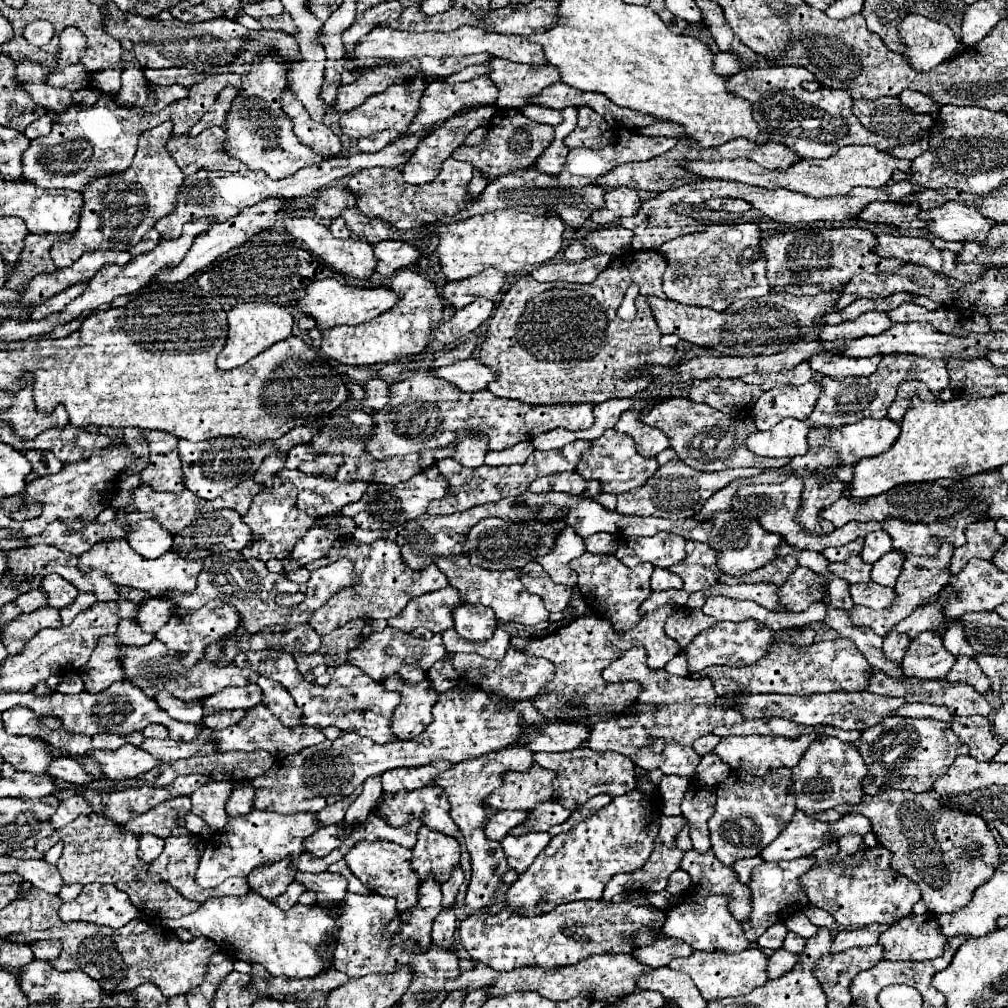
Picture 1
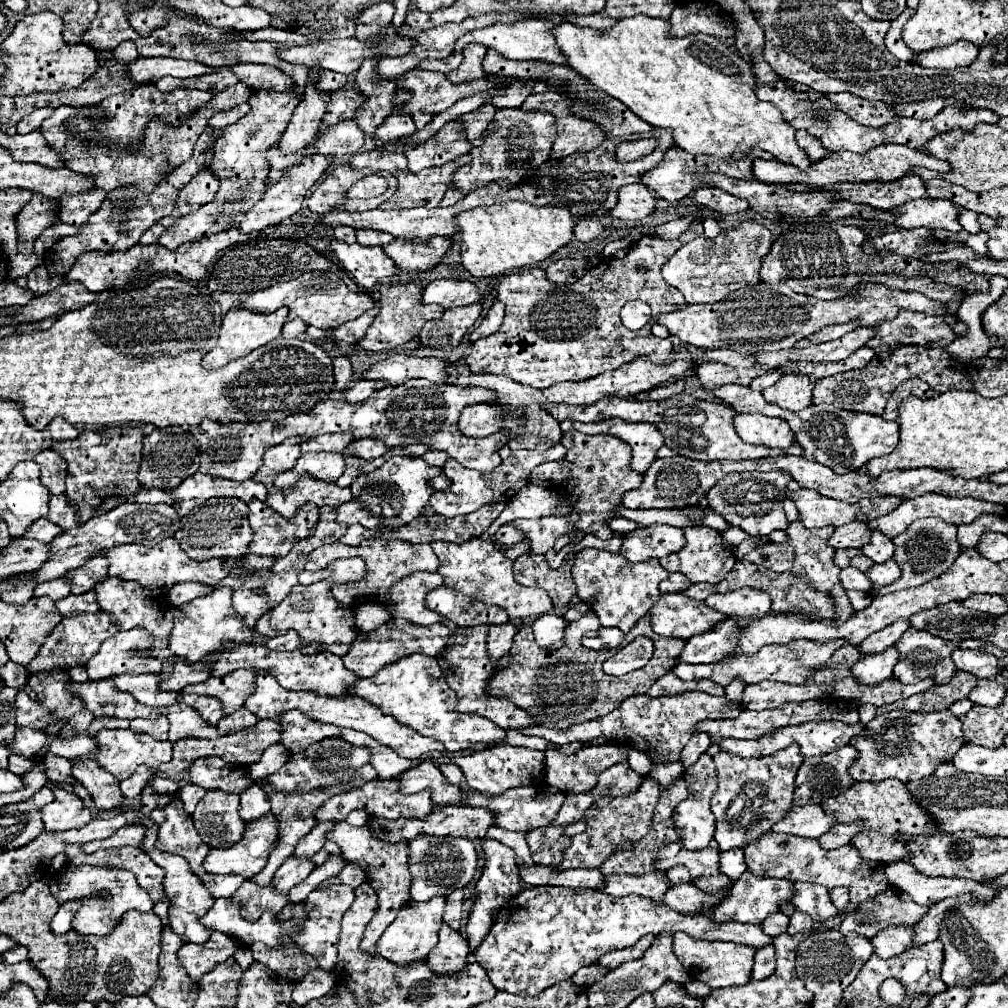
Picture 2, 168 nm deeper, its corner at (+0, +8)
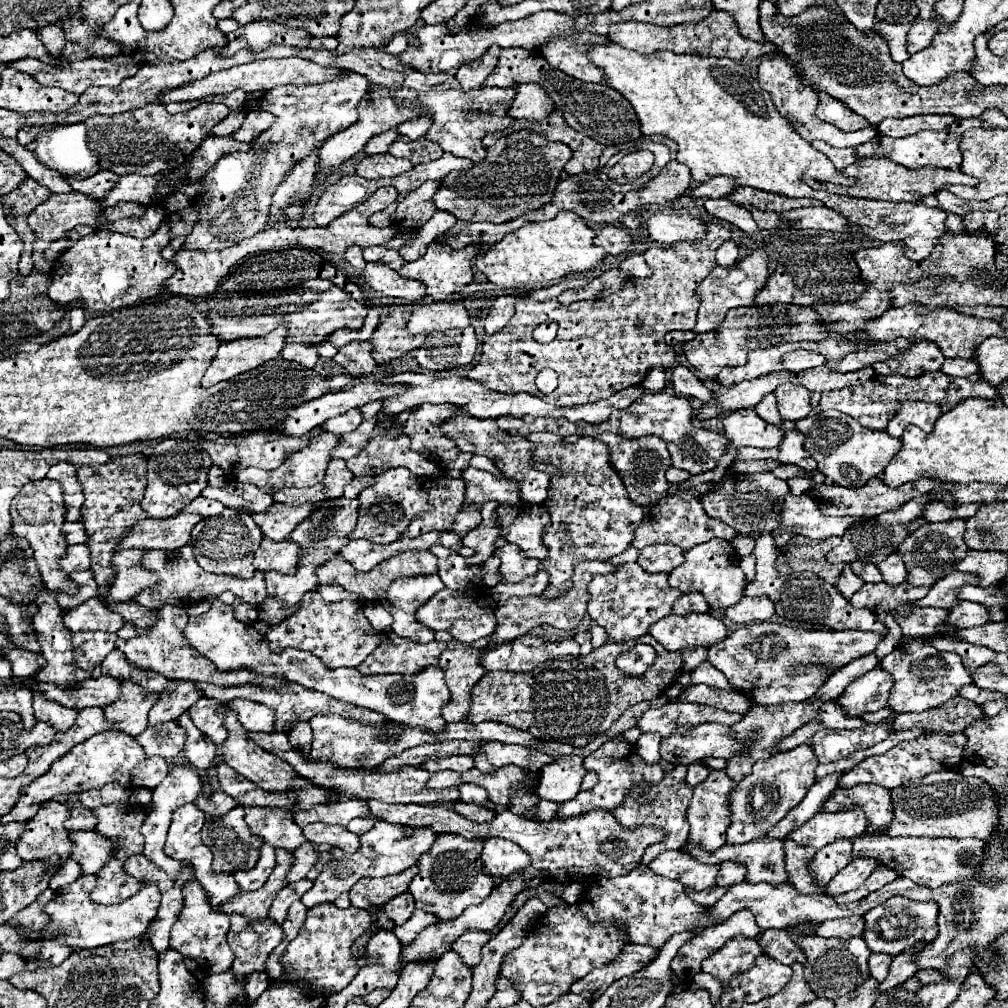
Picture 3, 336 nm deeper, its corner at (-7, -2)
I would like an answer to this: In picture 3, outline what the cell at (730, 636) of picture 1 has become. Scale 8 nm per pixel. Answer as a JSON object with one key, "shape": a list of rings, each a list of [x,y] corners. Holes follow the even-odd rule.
{"shape":[[[684,647],[680,649],[680,655],[682,655],[682,661],[684,661],[684,669],[686,671],[692,671],[694,667],[698,667],[700,663],[706,661],[706,647]]]}

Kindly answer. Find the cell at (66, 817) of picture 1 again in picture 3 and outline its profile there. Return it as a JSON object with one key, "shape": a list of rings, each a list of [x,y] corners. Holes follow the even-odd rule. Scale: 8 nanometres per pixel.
{"shape":[[[46,801],[38,813],[26,823],[24,833],[18,837],[16,851],[24,861],[48,859],[52,855],[68,855],[68,831],[64,831],[64,819],[68,807],[58,801]]]}

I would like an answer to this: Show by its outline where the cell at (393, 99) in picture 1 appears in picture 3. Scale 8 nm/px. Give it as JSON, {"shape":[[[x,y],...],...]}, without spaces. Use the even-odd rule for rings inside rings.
{"shape":[[[524,83],[518,87],[516,99],[508,115],[514,119],[528,119],[528,121],[542,121],[554,111],[554,101],[550,95],[536,83]]]}

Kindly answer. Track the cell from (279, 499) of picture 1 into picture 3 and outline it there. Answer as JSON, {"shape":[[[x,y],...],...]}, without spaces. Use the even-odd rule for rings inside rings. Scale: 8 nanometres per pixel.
{"shape":[[[268,539],[262,541],[256,557],[254,557],[254,567],[256,571],[270,571],[276,569],[284,575],[294,575],[298,569],[298,547],[288,541],[272,543]]]}

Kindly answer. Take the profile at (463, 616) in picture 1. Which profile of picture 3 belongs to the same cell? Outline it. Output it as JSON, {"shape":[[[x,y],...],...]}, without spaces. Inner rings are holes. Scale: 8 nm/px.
{"shape":[[[444,587],[432,599],[428,599],[420,607],[420,611],[416,611],[416,619],[432,631],[452,633],[452,637],[462,641],[462,643],[472,643],[480,637],[488,637],[496,629],[494,609],[482,597],[476,597],[468,591],[454,591],[454,589],[448,589],[448,587]]]}

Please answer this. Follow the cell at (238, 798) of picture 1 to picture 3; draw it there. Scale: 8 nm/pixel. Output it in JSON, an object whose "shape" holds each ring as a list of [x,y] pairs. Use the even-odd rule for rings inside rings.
{"shape":[[[244,807],[246,823],[254,835],[266,839],[272,847],[296,851],[306,843],[302,829],[292,821],[290,811],[268,809],[268,807]]]}

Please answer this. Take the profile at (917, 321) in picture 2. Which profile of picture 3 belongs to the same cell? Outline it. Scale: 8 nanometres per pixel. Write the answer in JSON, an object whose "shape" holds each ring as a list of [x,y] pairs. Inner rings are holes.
{"shape":[[[912,343],[912,351],[904,351],[896,359],[888,359],[888,363],[874,363],[872,369],[878,375],[898,373],[902,377],[916,377],[926,371],[938,371],[944,363],[944,355],[934,343]]]}

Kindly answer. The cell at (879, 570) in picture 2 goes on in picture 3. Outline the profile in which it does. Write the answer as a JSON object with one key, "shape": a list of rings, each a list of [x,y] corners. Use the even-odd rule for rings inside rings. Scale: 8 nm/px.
{"shape":[[[864,583],[864,587],[852,595],[850,603],[852,603],[852,607],[866,607],[872,613],[888,613],[888,611],[896,611],[896,609],[904,607],[906,603],[914,603],[926,595],[928,595],[926,587],[914,587],[910,583],[902,583],[896,587],[892,587],[888,583]]]}

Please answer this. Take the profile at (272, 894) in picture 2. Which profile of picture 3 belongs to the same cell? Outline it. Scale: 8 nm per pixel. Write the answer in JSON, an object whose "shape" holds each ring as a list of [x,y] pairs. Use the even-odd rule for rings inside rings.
{"shape":[[[230,915],[230,921],[232,927],[228,933],[228,943],[236,955],[232,971],[236,975],[236,983],[244,987],[250,973],[266,971],[266,959],[282,941],[282,927],[268,923],[268,919],[248,927],[240,915]]]}

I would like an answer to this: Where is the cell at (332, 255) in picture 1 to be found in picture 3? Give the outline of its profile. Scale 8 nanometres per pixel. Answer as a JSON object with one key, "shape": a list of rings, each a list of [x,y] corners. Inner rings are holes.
{"shape":[[[368,263],[366,269],[364,269],[364,279],[372,289],[376,289],[376,291],[388,295],[388,297],[404,299],[408,303],[418,303],[426,295],[424,283],[404,279],[400,273],[396,273],[390,267]]]}

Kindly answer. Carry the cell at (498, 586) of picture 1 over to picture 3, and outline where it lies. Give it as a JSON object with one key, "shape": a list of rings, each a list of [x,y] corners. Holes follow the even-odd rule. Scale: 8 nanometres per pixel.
{"shape":[[[436,545],[436,547],[430,547],[430,553],[434,553],[438,559],[438,575],[446,587],[468,591],[468,585],[472,587],[480,585],[482,581],[480,567],[466,567],[464,557],[458,555],[456,551]]]}

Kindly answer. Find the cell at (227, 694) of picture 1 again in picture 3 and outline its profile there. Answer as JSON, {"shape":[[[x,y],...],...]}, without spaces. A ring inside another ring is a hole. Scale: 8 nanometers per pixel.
{"shape":[[[198,699],[194,707],[190,707],[190,715],[196,727],[204,735],[208,735],[216,745],[222,745],[226,739],[224,727],[224,703],[216,703],[216,699]]]}

